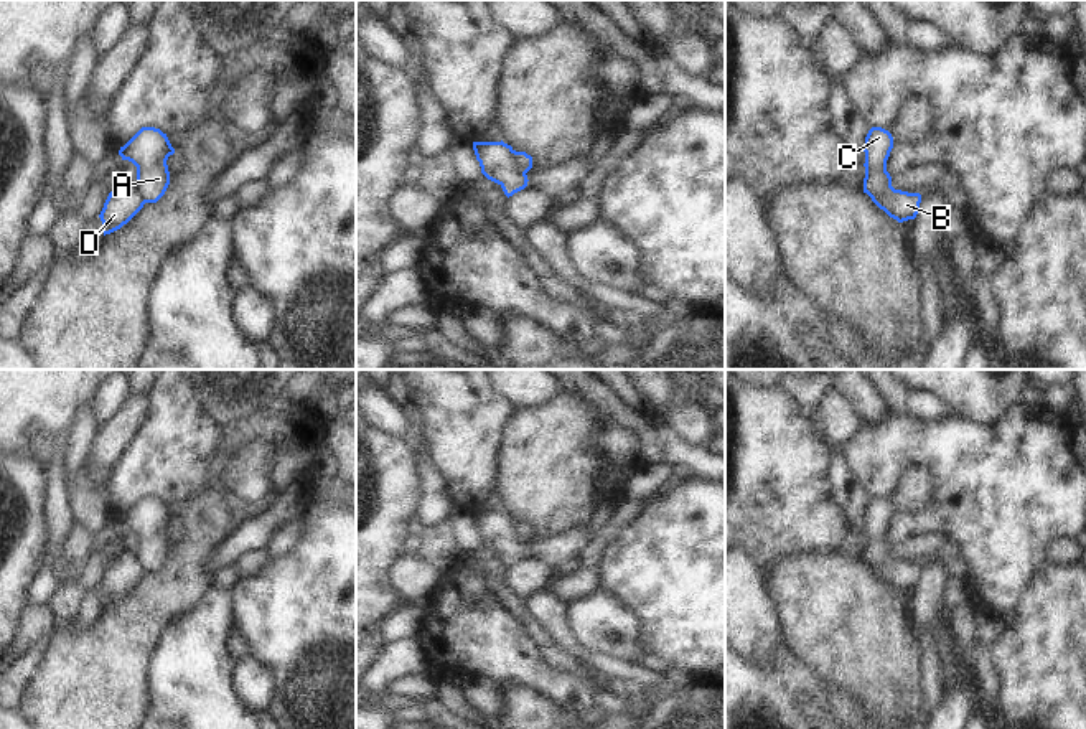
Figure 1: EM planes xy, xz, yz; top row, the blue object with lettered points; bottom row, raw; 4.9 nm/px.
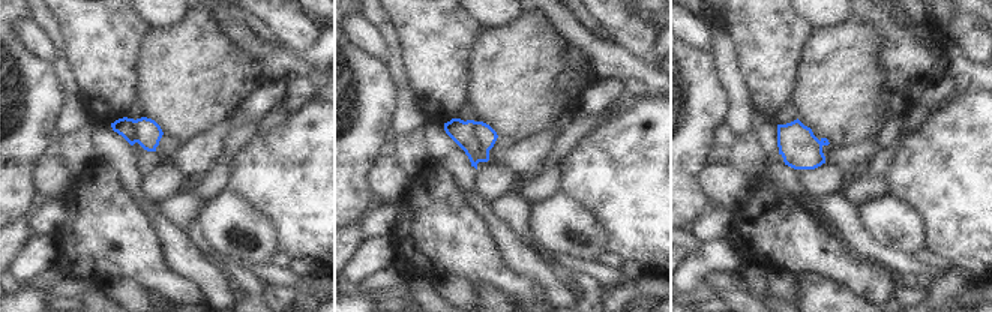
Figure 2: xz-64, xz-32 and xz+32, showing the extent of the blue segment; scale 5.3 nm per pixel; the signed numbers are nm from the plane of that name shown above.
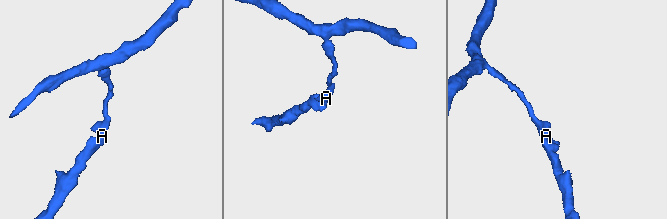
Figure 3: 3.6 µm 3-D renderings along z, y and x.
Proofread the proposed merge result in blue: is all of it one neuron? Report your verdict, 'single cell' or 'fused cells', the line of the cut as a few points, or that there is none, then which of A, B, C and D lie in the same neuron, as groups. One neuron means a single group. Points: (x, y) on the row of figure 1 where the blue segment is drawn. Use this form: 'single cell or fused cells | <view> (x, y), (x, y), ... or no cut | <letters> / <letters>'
fused cells | xz (511, 150), (513, 162), (524, 175) | A C / B D

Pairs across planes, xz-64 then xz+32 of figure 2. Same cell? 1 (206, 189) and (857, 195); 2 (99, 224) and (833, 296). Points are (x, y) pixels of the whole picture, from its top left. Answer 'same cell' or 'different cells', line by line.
1: same cell
2: different cells

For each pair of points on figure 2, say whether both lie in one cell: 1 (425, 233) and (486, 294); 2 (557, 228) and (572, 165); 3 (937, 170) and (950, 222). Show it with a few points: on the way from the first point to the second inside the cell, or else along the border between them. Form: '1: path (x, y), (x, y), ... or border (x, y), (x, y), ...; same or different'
1: border (476, 282), (496, 287), (509, 296); different
2: border (560, 189), (572, 195), (593, 215); different
3: path (950, 183), (950, 209); same

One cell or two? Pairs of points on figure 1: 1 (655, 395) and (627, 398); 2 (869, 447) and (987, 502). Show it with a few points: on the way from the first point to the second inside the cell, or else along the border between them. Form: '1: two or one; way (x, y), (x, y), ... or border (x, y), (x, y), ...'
1: two; border (633, 386), (656, 416)
2: one; way (900, 447), (940, 447), (963, 470)

